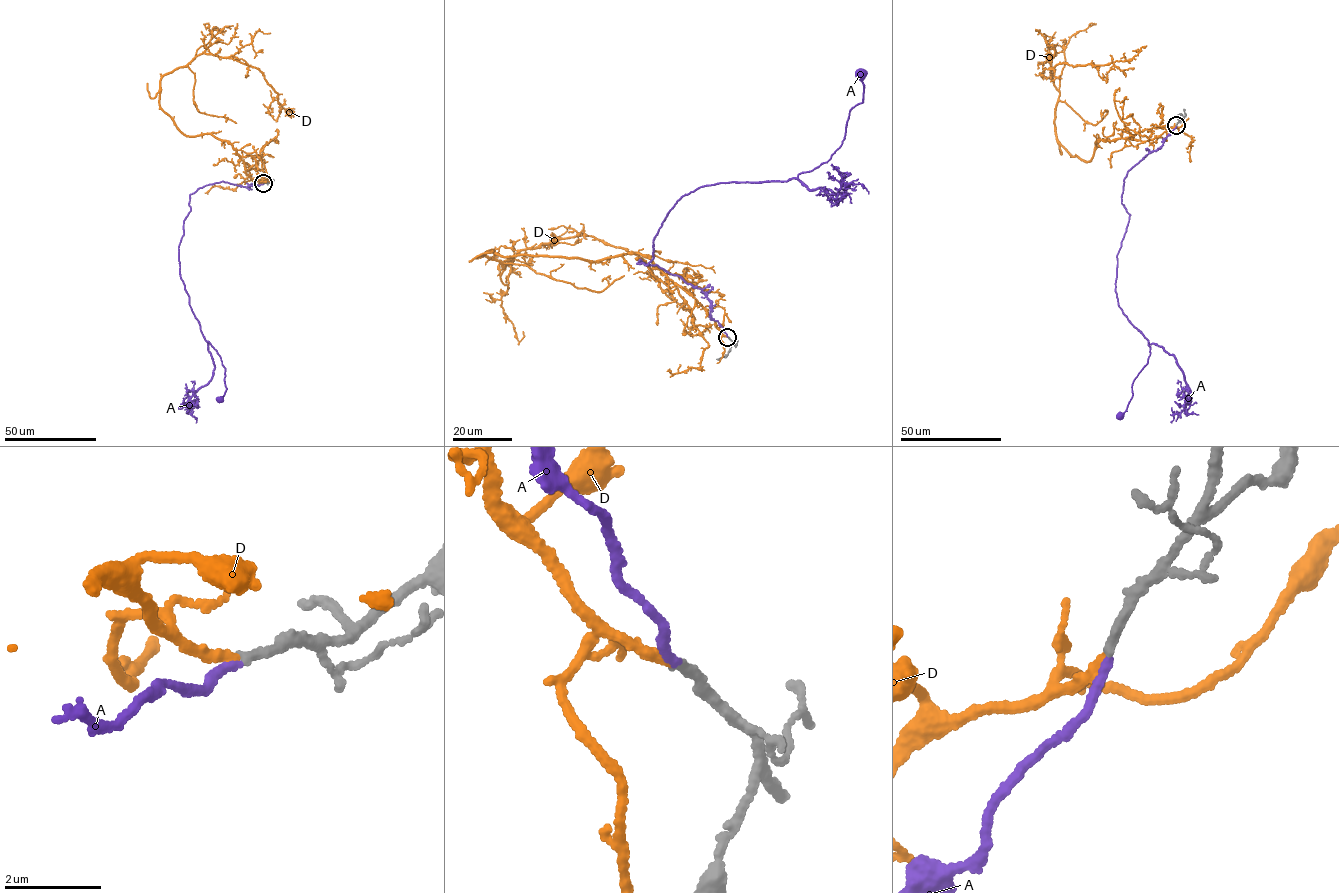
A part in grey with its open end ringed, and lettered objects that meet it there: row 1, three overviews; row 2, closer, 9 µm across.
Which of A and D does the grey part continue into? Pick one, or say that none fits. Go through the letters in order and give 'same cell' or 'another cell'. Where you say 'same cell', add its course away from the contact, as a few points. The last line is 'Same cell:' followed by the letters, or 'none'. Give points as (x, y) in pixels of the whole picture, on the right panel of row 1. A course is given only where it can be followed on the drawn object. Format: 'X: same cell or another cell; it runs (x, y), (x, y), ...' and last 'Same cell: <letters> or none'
A: another cell
D: same cell; it runs (1176, 125), (1143, 141), (1098, 140), (1086, 162), (1057, 139), (1052, 69), (1130, 61), (1140, 50), (1132, 50)
Same cell: D

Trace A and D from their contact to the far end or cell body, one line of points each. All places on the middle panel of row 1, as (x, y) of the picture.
A: (727, 337), (702, 290), (637, 263), (653, 258), (686, 194), (787, 180), (827, 162), (863, 102), (862, 74)
D: (727, 337), (636, 253), (480, 257), (502, 267), (521, 250), (589, 236), (642, 258), (694, 319), (680, 319)

